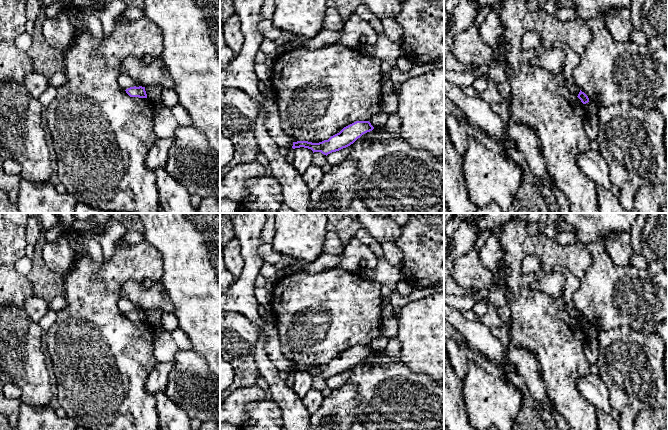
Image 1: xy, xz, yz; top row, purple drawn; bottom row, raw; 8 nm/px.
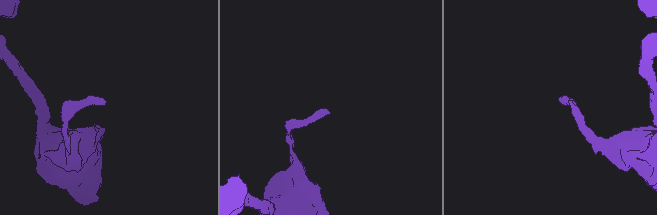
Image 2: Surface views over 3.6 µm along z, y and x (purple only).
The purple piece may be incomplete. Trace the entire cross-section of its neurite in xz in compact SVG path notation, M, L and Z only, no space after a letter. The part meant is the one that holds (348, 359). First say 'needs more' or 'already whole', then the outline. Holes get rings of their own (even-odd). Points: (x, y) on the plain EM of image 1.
already whole; M356 345L344 351L339 357L331 360L328 364L319 367L312 367L308 365L293 366L292 372L308 372L314 376L321 376L328 379L332 376L339 375L353 368L363 358L374 353L369 345Z

